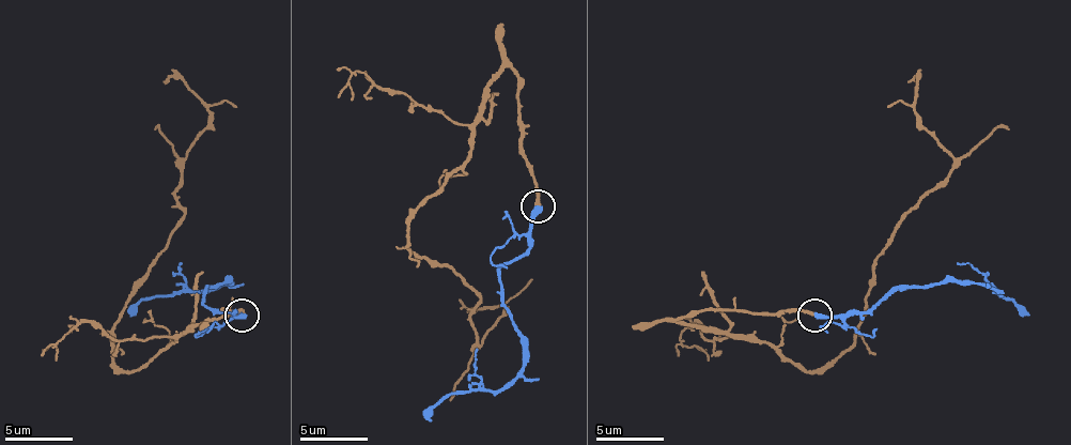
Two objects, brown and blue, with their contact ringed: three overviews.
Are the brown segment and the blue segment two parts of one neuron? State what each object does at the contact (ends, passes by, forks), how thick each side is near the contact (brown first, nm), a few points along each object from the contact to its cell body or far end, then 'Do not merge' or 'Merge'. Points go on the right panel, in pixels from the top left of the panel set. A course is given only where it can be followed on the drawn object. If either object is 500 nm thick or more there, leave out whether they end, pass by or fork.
At the ring brown ends. At the ring blue ends. Thickness 200 nm (brown) against 400 nm. Course of brown: (816, 316), (677, 320), (764, 340), (805, 370), (853, 343), (873, 259), (955, 167), (906, 82). Course of blue: (816, 316), (869, 312), (900, 289), (947, 282), (978, 282), (998, 292), (1028, 316). Merge

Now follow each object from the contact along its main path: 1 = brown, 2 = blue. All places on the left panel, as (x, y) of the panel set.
1: (243, 316), (222, 309), (135, 370), (114, 364), (118, 316), (179, 221), (185, 150), (208, 123), (161, 82)
2: (243, 316), (216, 312), (205, 303), (205, 289), (226, 282), (202, 292), (155, 295), (132, 316)

